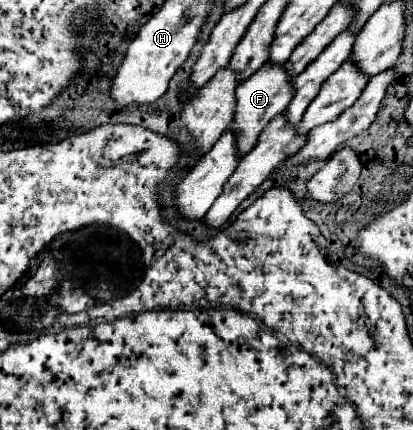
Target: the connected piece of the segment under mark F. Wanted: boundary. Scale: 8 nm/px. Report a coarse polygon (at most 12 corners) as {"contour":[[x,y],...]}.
{"contour":[[263,66],[237,86],[239,158],[293,96],[283,66]]}

